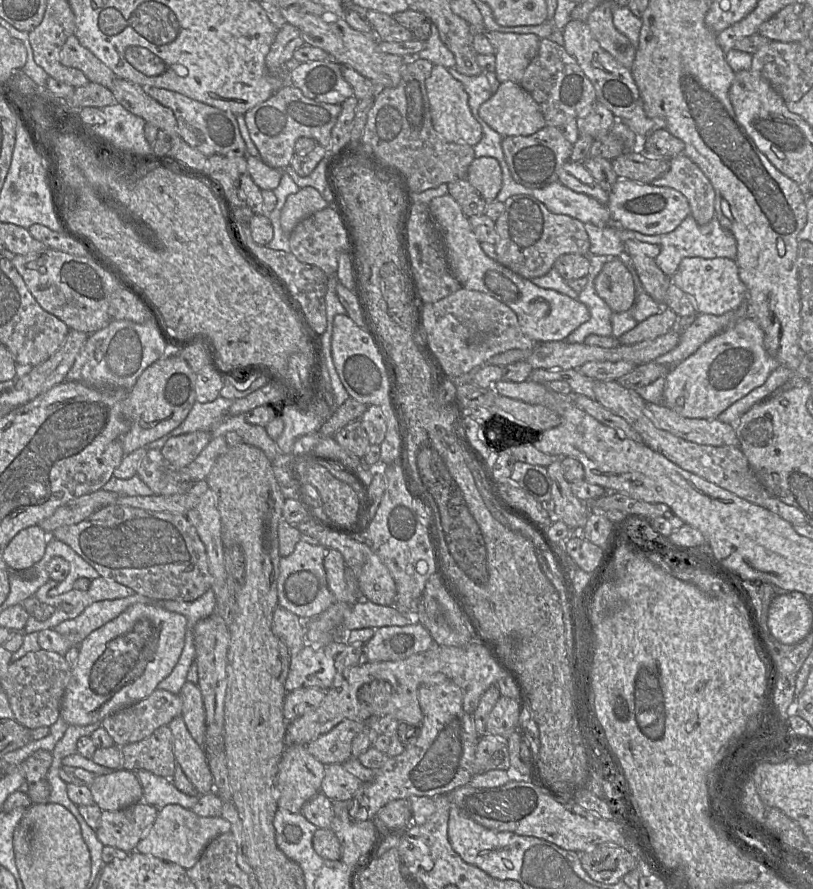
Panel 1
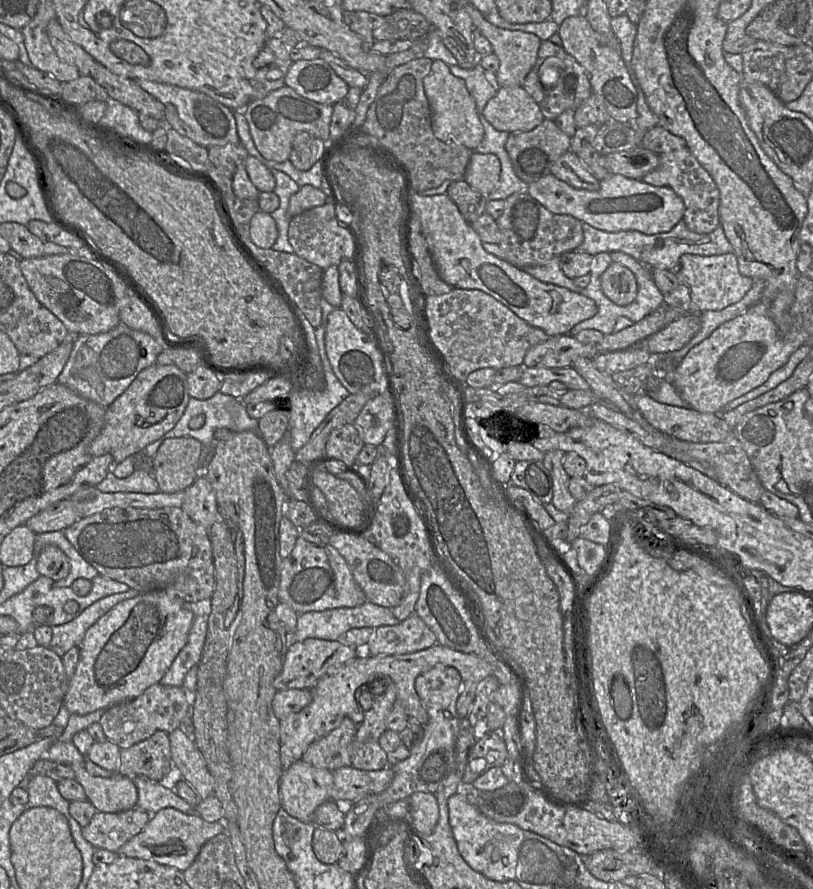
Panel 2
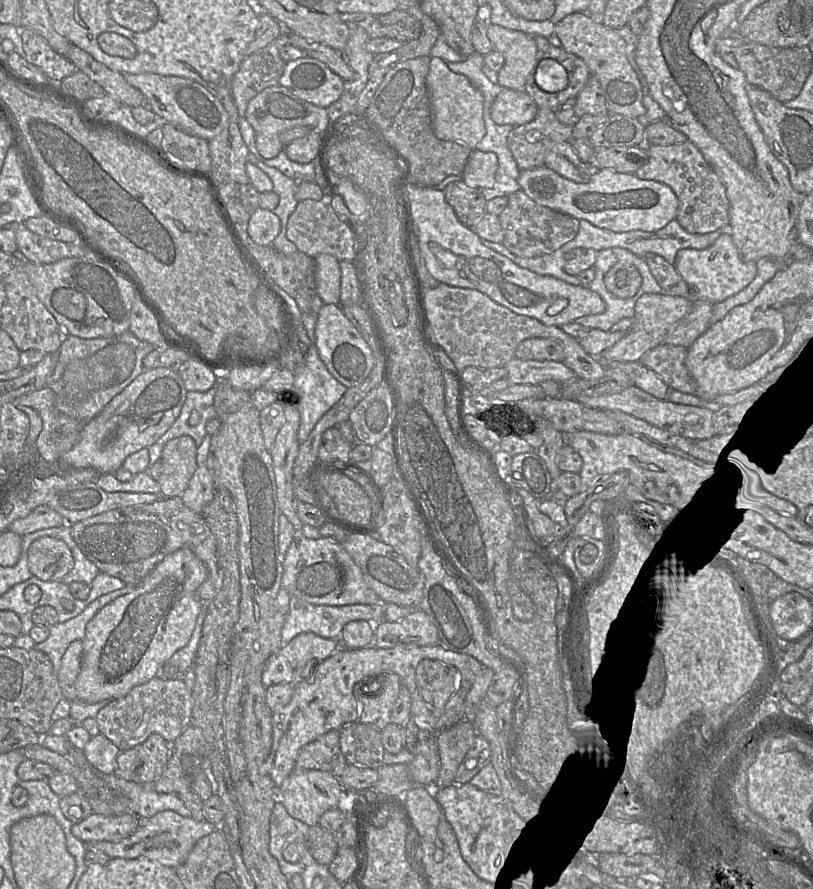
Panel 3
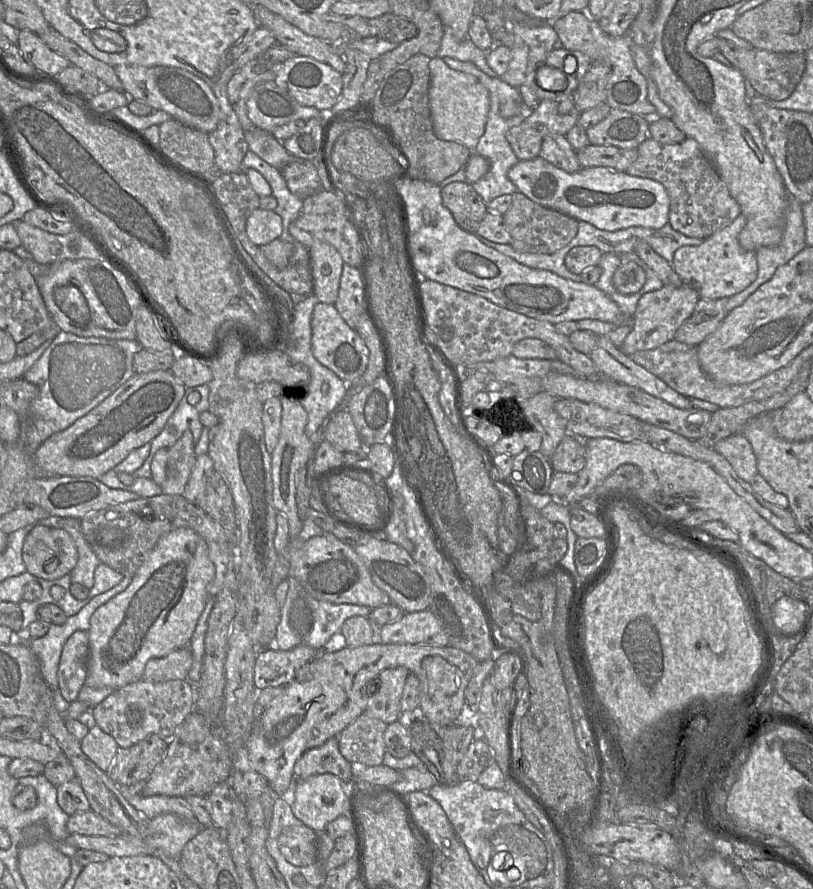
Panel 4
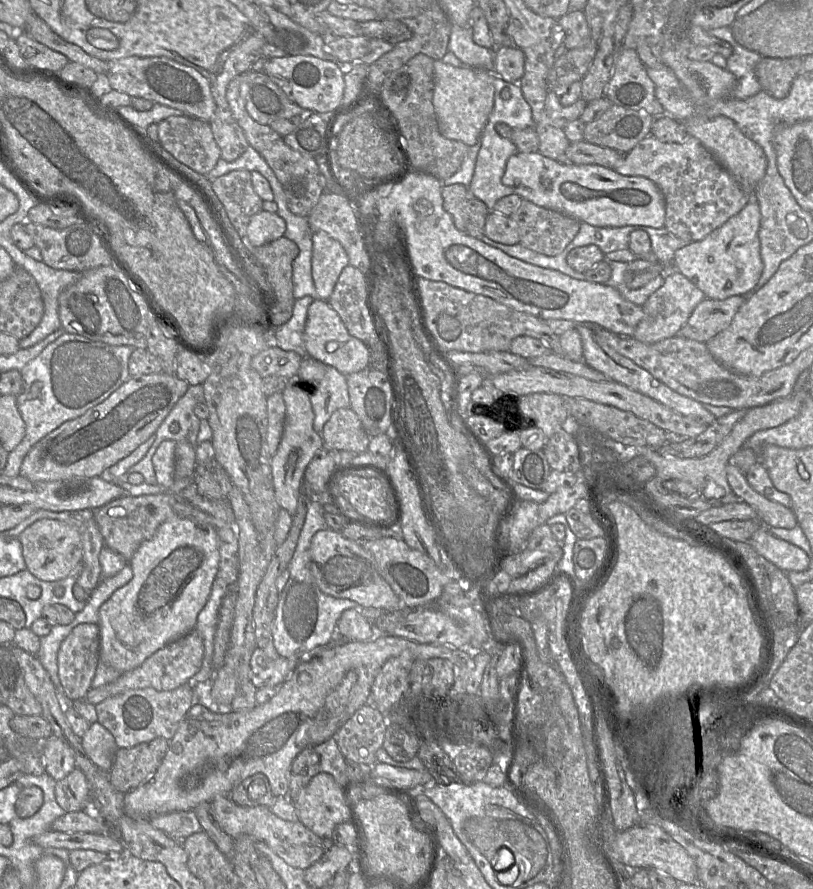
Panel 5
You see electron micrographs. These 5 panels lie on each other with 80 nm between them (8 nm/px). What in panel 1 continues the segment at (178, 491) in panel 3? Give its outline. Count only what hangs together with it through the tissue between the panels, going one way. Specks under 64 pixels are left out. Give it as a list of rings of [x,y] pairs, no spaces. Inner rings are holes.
[[[207,431],[170,437],[161,448],[168,469],[182,469],[192,463],[212,439]]]

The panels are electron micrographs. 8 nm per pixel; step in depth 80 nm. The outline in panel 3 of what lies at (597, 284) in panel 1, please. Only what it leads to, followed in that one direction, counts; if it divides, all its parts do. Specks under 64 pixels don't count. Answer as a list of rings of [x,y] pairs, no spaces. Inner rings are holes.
[[[618,261],[606,272],[604,284],[611,294],[624,299],[637,294],[642,285],[642,277],[633,265]]]

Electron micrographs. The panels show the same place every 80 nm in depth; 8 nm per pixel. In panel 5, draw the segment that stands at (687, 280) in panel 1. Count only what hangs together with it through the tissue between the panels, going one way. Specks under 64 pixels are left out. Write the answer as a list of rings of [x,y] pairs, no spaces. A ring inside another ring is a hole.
[[[751,200],[737,214],[699,241],[675,251],[673,269],[683,274],[712,300],[745,296],[759,281],[763,262],[760,255],[761,212],[757,200]]]

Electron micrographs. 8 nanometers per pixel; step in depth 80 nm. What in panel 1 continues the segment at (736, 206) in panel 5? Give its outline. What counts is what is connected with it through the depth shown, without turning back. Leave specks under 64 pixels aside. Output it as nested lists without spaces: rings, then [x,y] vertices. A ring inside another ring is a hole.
[[[684,153],[669,162],[669,170],[651,184],[679,191],[688,200],[690,215],[695,221],[699,225],[708,224],[715,217],[715,191],[711,182]]]

